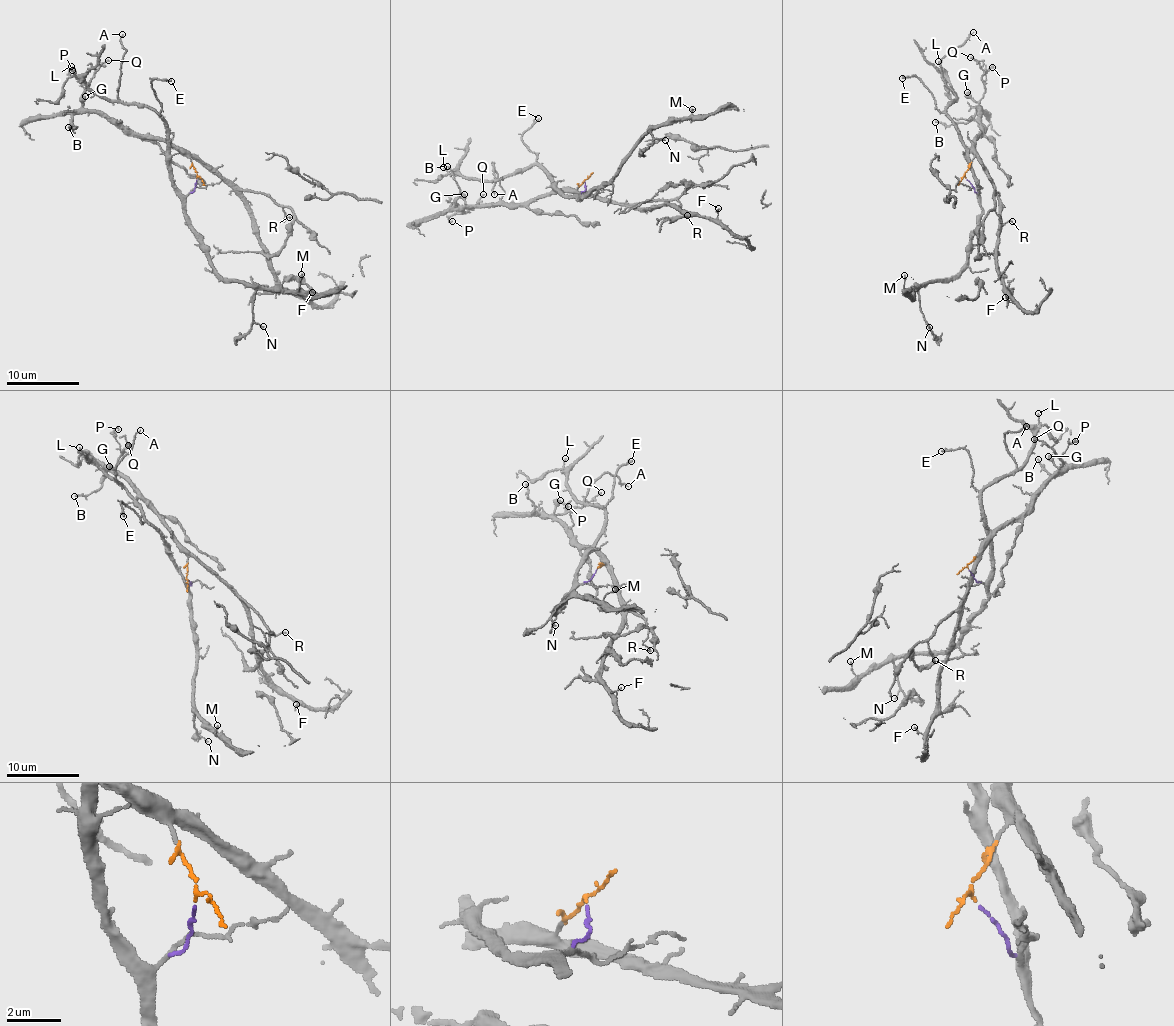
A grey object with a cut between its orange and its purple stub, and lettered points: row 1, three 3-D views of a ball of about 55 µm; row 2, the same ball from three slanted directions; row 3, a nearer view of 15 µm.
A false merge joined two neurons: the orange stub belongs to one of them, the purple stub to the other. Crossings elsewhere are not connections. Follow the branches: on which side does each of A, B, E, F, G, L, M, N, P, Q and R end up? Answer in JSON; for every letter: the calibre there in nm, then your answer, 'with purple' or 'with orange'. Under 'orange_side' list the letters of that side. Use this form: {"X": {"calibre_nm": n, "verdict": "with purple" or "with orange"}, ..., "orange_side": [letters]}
{"A": {"calibre_nm": 90, "verdict": "with purple"}, "B": {"calibre_nm": 140, "verdict": "with orange"}, "E": {"calibre_nm": 170, "verdict": "with purple"}, "F": {"calibre_nm": 90, "verdict": "with orange"}, "G": {"calibre_nm": 550, "verdict": "with orange"}, "L": {"calibre_nm": 110, "verdict": "with purple"}, "M": {"calibre_nm": 140, "verdict": "with purple"}, "N": {"calibre_nm": 100, "verdict": "with purple"}, "P": {"calibre_nm": 110, "verdict": "with orange"}, "Q": {"calibre_nm": 100, "verdict": "with orange"}, "R": {"calibre_nm": 110, "verdict": "with orange"}, "orange_side": ["B", "F", "G", "P", "Q", "R"]}

